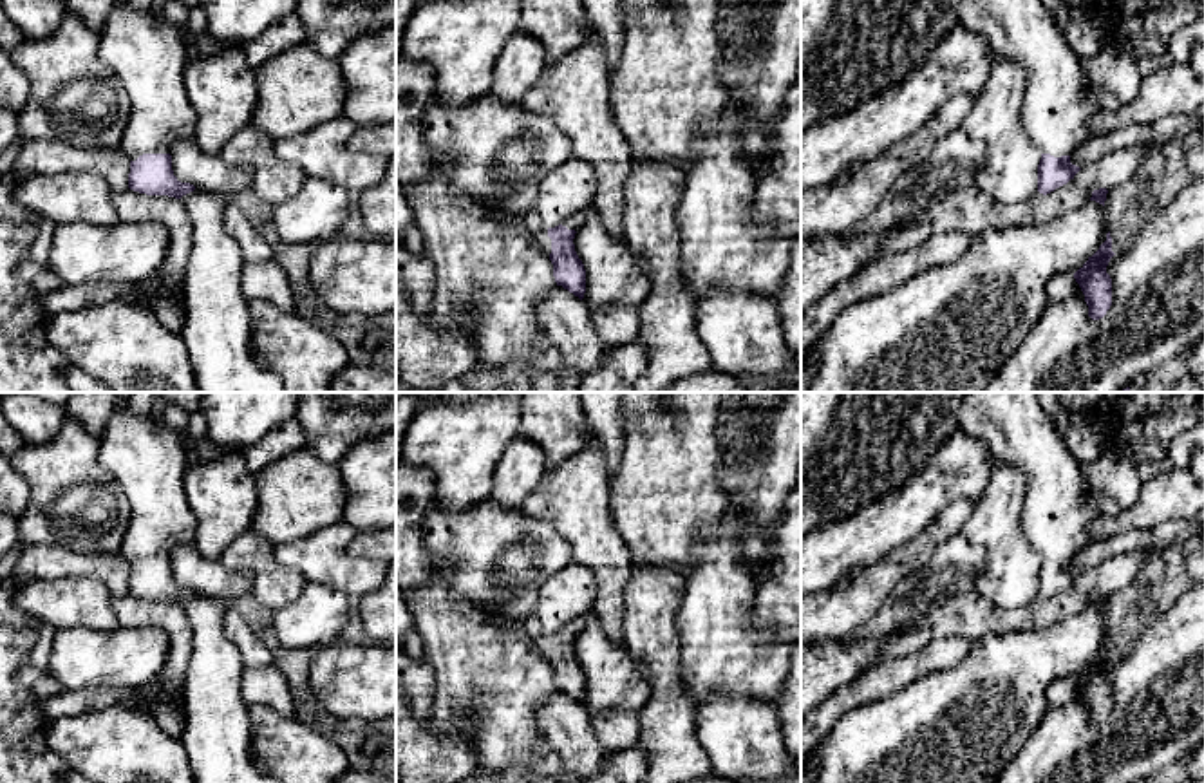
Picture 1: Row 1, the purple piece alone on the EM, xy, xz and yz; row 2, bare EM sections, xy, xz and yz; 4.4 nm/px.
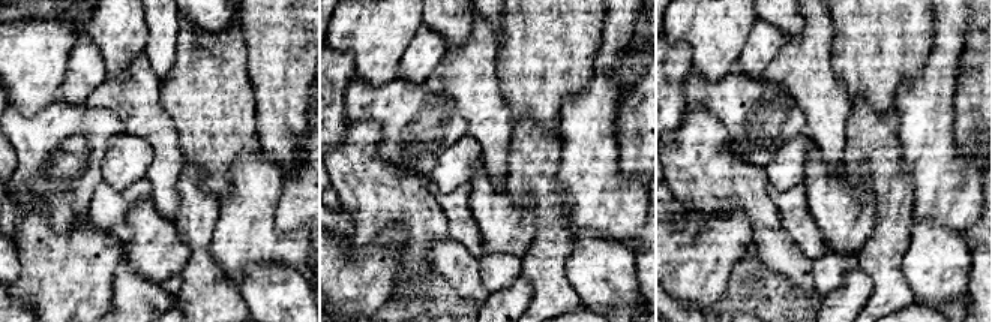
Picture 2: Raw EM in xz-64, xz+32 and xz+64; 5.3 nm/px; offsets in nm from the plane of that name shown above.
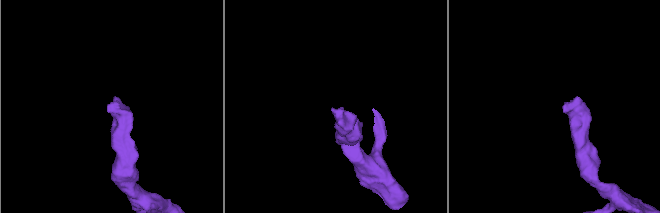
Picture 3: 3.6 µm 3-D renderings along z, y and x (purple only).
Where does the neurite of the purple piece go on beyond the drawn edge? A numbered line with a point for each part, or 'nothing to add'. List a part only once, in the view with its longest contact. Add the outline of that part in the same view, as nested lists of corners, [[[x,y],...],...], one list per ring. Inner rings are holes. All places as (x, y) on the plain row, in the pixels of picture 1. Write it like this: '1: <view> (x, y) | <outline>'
1: xy (145, 458) | [[[119,392],[105,434],[99,438],[99,465],[128,501],[130,521],[118,553],[130,566],[143,559],[170,559],[177,546],[193,542],[197,519],[183,486],[183,476],[190,467],[183,436],[170,429],[163,418],[155,420],[150,412],[132,414],[125,392]]]

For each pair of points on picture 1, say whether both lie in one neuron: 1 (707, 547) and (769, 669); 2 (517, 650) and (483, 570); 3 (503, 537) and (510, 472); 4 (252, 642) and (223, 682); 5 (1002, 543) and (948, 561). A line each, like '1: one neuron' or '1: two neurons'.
1: one neuron
2: two neurons
3: two neurons
4: two neurons
5: two neurons

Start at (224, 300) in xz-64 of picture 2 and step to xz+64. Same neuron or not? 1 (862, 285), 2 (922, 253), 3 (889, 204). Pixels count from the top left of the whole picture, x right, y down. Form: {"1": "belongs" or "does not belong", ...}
{"1": "does not belong", "2": "does not belong", "3": "belongs"}

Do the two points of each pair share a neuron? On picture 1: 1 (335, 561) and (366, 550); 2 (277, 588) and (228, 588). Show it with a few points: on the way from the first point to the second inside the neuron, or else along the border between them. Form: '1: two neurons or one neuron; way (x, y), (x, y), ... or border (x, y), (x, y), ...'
1: two neurons; border (355, 532), (348, 550), (353, 556), (376, 561)
2: two neurons; border (217, 563), (246, 570), (252, 590)

